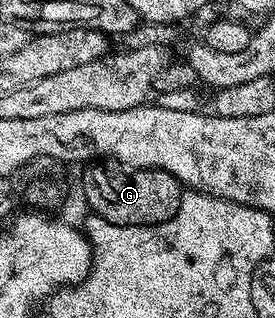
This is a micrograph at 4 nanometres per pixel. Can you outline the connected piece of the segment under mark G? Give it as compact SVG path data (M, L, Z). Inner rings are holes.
M108 158L84 166L82 171L83 195L91 206L90 210L105 221L113 221L113 225L152 227L169 221L177 209L181 209L185 188L168 171L158 171L152 167L130 167Z

